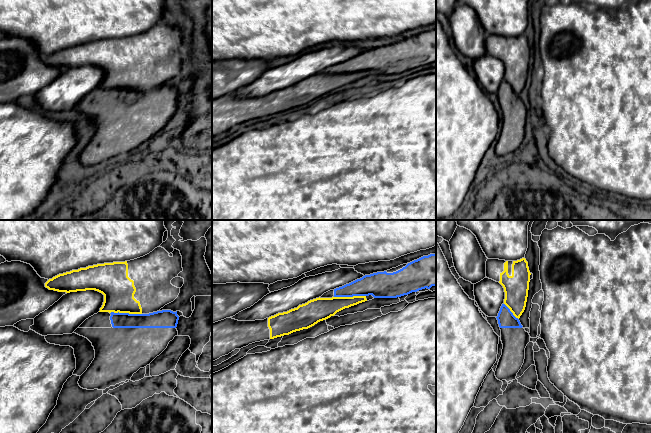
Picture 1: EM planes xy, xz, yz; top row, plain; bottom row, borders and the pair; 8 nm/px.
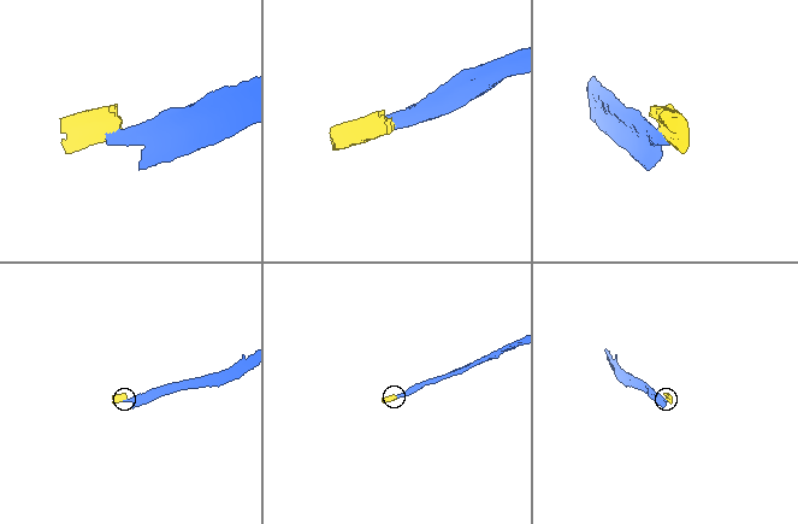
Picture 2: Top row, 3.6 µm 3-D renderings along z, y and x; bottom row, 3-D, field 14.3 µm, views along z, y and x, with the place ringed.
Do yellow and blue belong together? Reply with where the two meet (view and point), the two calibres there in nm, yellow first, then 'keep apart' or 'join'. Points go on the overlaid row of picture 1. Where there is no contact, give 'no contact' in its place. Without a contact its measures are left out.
xy (126, 312) | 260/130 nm | keep apart

